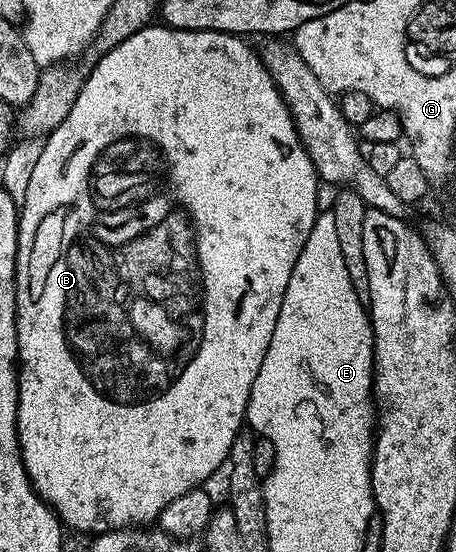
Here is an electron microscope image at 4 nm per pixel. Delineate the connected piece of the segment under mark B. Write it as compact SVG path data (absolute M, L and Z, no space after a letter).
M149 24L149 25L146 25L146 26L143 26L143 28L142 28L142 29L140 29L140 30L139 30L139 31L138 31L138 32L134 32L134 33L133 33L133 34L132 34L132 35L130 35L130 36L129 36L129 37L128 37L128 38L127 38L127 39L126 39L126 40L122 40L122 44L118 44L118 45L117 45L117 46L115 46L115 47L114 47L114 48L110 48L110 49L109 49L109 50L105 50L105 51L103 51L103 53L101 53L101 54L100 54L100 55L99 55L99 57L100 57L100 59L98 59L98 60L97 60L97 62L96 62L96 67L94 67L94 68L93 68L93 70L92 70L92 71L91 71L91 70L90 70L90 69L89 69L89 70L88 70L88 71L87 71L87 74L86 74L86 77L85 77L85 79L84 79L84 87L83 87L83 88L81 88L81 90L80 90L80 91L79 91L79 92L78 92L78 96L77 96L77 97L76 97L76 99L75 99L75 100L74 100L74 108L70 108L70 112L69 112L69 113L68 113L68 115L67 115L67 116L66 116L66 120L62 120L62 124L58 124L58 128L54 128L54 129L53 129L53 130L52 130L52 132L51 132L51 134L49 134L49 135L47 135L47 137L45 137L45 138L44 138L44 139L43 139L43 144L44 144L44 147L43 147L43 148L42 148L42 156L38 156L38 165L37 165L37 166L36 166L36 167L34 167L34 173L32 173L32 174L31 174L31 175L30 175L30 185L29 185L29 186L28 186L28 187L27 187L27 188L26 188L26 200L25 200L25 201L24 201L24 202L23 202L23 203L22 203L22 205L21 205L21 206L20 206L20 207L19 207L19 212L20 212L20 231L19 231L19 232L18 232L18 252L17 252L17 253L16 253L16 339L17 339L17 340L18 340L18 348L19 348L19 349L20 349L20 353L19 353L19 355L18 355L18 377L19 377L19 380L20 380L20 383L19 383L19 384L18 384L18 416L17 416L17 417L16 417L16 427L17 427L17 428L18 428L18 440L19 440L19 441L20 441L20 455L21 455L21 456L22 456L22 460L23 460L23 461L24 461L24 467L25 467L25 468L26 468L26 472L27 472L27 473L28 473L28 478L29 478L29 480L30 480L30 481L31 481L31 482L32 482L32 487L34 487L34 489L36 489L36 494L37 494L37 496L39 496L39 497L40 497L40 498L41 498L41 499L42 499L42 501L44 501L44 503L45 503L45 504L47 504L47 505L48 505L48 506L51 506L51 507L52 507L52 511L53 511L53 512L55 512L55 513L56 513L56 517L57 517L57 518L59 518L59 519L60 519L60 521L61 521L61 523L63 523L63 525L64 525L64 526L65 526L65 527L67 527L67 529L68 529L68 530L69 530L69 531L71 531L71 530L70 530L70 529L72 529L72 530L85 530L85 532L86 532L86 533L88 533L88 536L95 536L95 535L97 535L97 534L104 534L104 533L105 533L105 532L106 532L106 531L107 531L107 530L123 530L123 529L125 529L125 528L144 528L144 527L147 527L147 526L148 526L148 525L149 525L149 524L152 524L152 523L155 523L155 522L156 522L156 521L157 521L157 519L159 519L159 517L160 517L160 513L161 513L161 512L162 512L162 508L166 508L166 504L170 504L170 500L176 500L176 499L177 499L177 498L178 498L178 496L182 496L182 495L183 495L183 494L185 494L185 493L186 493L186 492L188 492L188 491L190 491L190 490L194 490L194 489L197 489L197 488L200 488L200 487L203 487L203 486L204 486L204 485L205 485L205 483L204 483L204 481L206 481L206 480L207 480L207 478L208 478L208 477L210 477L210 476L211 476L211 474L212 474L212 473L214 473L214 472L215 472L215 470L216 470L216 469L218 469L218 468L219 468L219 466L220 466L220 469L221 469L221 467L223 467L223 466L224 466L224 465L225 465L225 463L227 463L227 460L228 460L228 453L229 453L229 452L230 452L230 448L231 448L231 447L232 447L232 445L233 445L233 444L234 444L234 440L235 440L235 439L236 439L236 435L237 435L237 434L239 434L239 433L241 433L241 430L242 430L242 423L243 423L243 422L244 422L244 421L245 421L245 418L246 418L246 415L247 415L247 412L248 412L248 401L249 401L249 400L250 400L250 388L254 388L254 376L258 376L258 368L262 368L262 356L266 356L266 348L267 348L267 347L268 347L268 345L269 345L269 344L270 344L270 336L274 336L274 324L278 324L278 312L279 312L279 311L280 311L280 309L281 309L281 308L282 308L282 296L283 296L283 295L284 295L284 293L285 293L285 292L286 292L286 284L290 284L290 272L294 272L294 264L295 264L295 263L296 263L296 261L297 261L297 260L298 260L298 256L299 256L299 255L300 255L300 253L301 253L301 252L302 252L302 248L303 248L303 247L304 247L304 245L305 245L305 244L306 244L306 236L310 236L310 228L314 228L314 224L315 224L315 223L316 223L316 215L317 215L317 213L318 213L318 207L316 207L316 201L318 201L318 200L319 200L319 198L320 198L320 186L321 186L321 183L320 183L320 182L319 182L319 181L318 181L318 175L317 175L317 173L316 173L316 169L315 169L315 168L314 168L314 164L313 164L313 163L312 163L312 161L311 161L311 160L310 160L310 156L309 156L309 155L308 155L308 153L307 153L307 152L306 152L306 148L305 148L305 147L304 147L304 146L303 146L303 144L301 144L301 142L300 142L300 137L299 137L299 136L298 136L298 132L297 132L297 131L296 131L296 125L295 125L295 124L294 124L294 120L293 120L293 119L292 119L292 114L291 114L291 112L290 112L290 111L289 111L289 110L288 110L288 105L287 105L287 104L285 104L285 102L284 102L284 98L283 98L283 96L282 96L282 95L281 95L281 94L280 94L280 90L279 90L279 88L278 88L278 87L277 87L277 86L276 86L276 85L275 85L275 84L274 84L274 80L273 80L273 79L272 79L272 77L271 77L271 76L270 76L270 72L269 72L269 71L268 71L268 69L267 69L267 68L266 68L266 64L265 64L265 63L264 63L264 61L262 61L262 60L261 60L261 59L260 59L260 55L259 55L259 53L258 53L258 50L257 50L257 47L256 47L256 46L255 46L255 45L254 45L254 46L253 46L253 47L252 47L252 46L247 46L247 44L246 44L246 43L244 43L244 42L247 42L247 41L245 41L245 39L244 39L244 38L243 38L243 37L241 37L241 35L239 35L239 34L223 34L223 32L221 32L221 30L176 30L176 29L174 29L174 27L172 27L172 26L166 26L166 25L163 25L163 24Z

